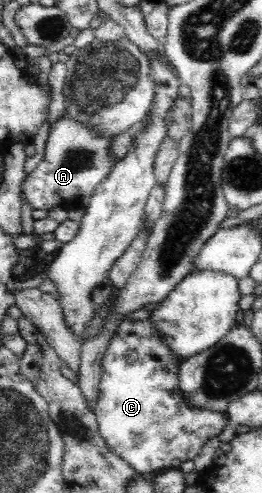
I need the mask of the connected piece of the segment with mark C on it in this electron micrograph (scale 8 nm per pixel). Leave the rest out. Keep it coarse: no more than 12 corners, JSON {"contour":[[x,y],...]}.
{"contour":[[124,320],[93,412],[139,475],[180,469],[226,412],[190,404],[152,320]]}

